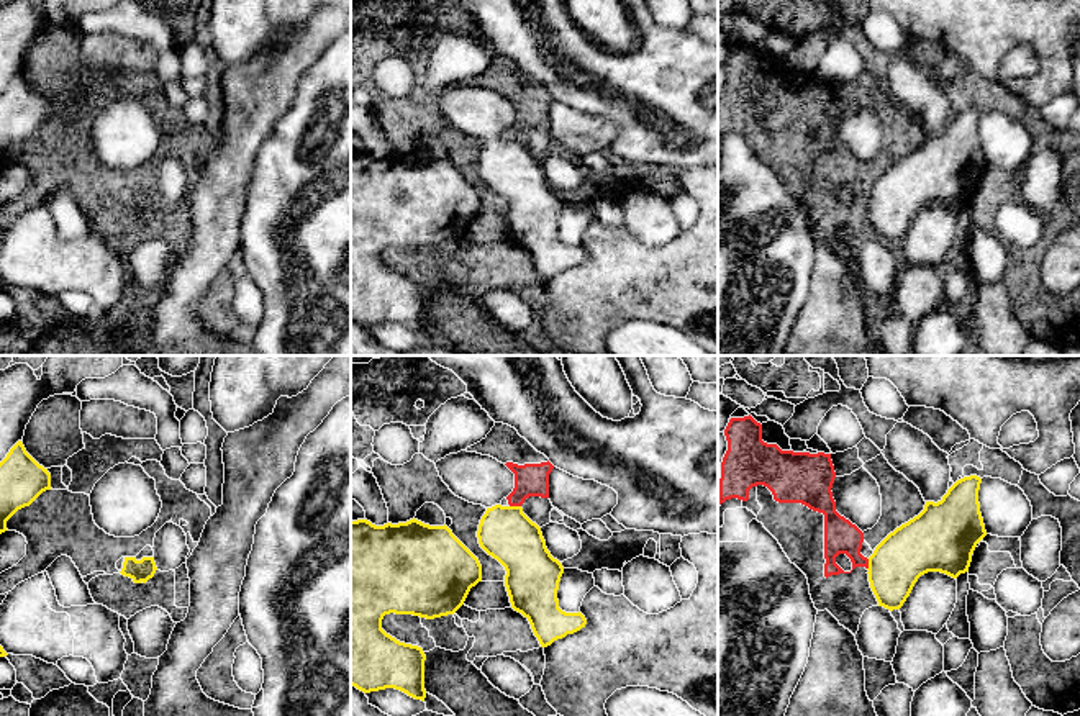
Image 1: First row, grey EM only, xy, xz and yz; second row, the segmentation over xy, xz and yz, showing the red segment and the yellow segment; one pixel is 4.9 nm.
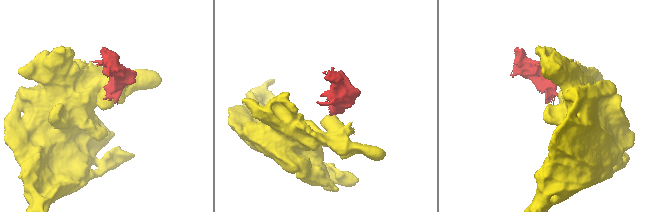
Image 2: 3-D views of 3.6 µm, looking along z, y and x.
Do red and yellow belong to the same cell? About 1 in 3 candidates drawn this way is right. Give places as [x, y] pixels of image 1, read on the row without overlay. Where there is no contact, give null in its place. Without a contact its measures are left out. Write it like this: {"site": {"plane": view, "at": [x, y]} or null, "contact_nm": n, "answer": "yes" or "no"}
{"site": {"plane": "xz", "at": [515, 138]}, "contact_nm": 60, "answer": "no"}

